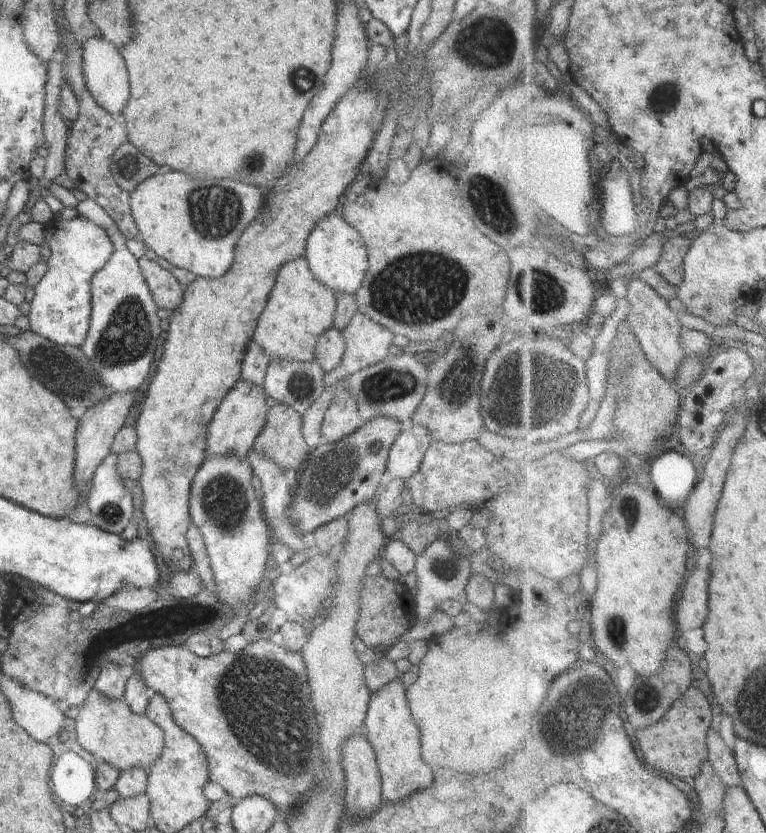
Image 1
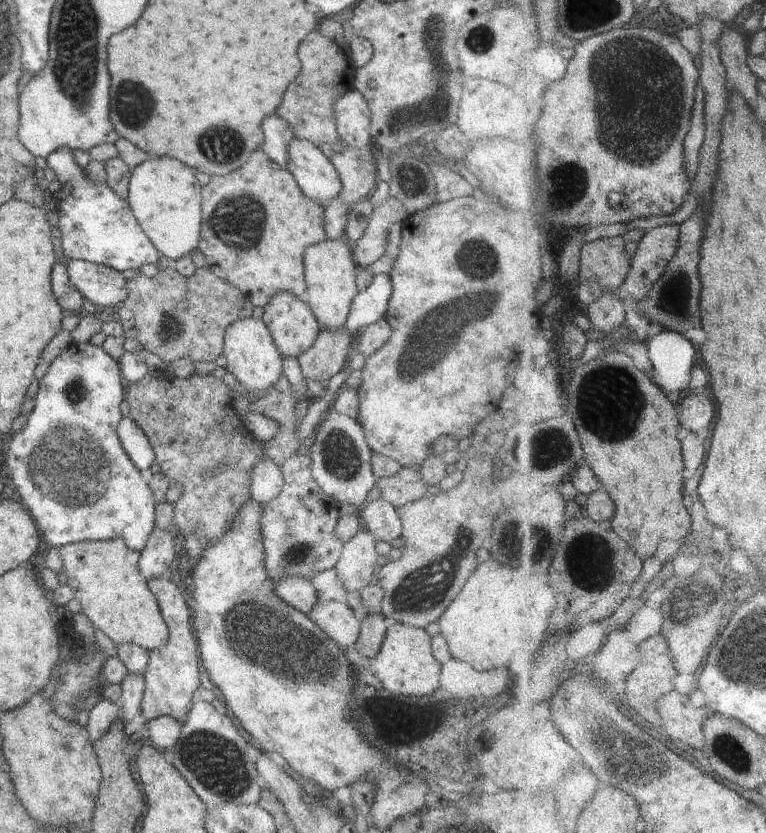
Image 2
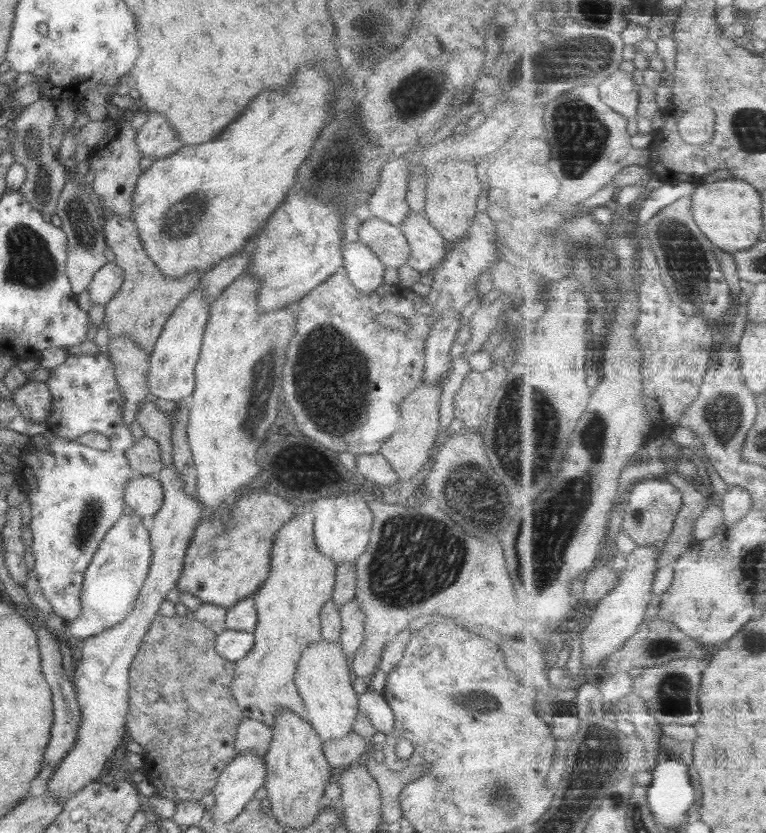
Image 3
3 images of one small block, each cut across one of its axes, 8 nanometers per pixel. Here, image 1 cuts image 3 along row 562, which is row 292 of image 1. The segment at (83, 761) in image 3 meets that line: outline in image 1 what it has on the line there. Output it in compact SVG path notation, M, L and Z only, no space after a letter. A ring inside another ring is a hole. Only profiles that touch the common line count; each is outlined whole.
M151 255L140 257L138 264L158 310L172 314L182 304L184 286Z

